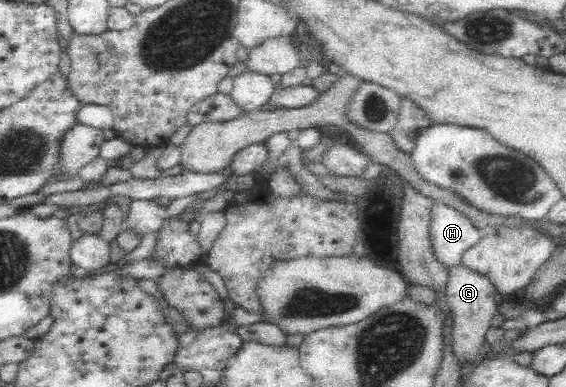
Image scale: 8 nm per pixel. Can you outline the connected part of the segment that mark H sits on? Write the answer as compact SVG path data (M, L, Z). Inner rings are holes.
M435 200L431 209L429 240L433 256L446 270L458 267L462 255L480 241L483 231L466 214Z

